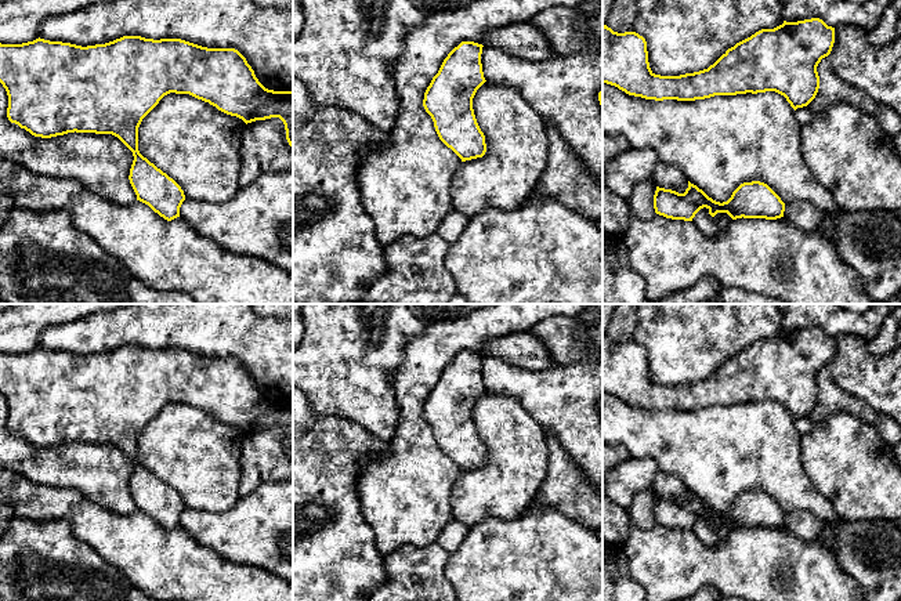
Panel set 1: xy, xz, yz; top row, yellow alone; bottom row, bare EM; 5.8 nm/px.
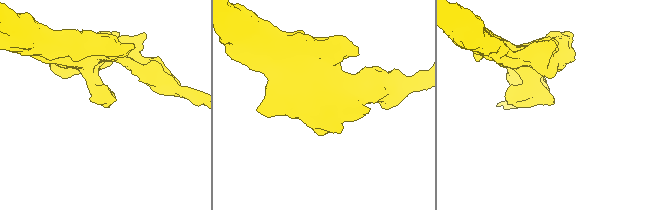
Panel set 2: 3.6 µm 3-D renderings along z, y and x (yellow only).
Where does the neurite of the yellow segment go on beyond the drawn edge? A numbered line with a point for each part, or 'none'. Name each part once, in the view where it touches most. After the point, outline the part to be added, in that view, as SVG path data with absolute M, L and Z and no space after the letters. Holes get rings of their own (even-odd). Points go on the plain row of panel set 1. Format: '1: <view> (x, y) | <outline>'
none

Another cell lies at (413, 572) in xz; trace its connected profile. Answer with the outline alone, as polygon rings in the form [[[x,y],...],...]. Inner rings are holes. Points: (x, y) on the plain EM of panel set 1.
[[[437,542],[397,548],[384,557],[387,580],[373,589],[368,601],[457,601],[445,576],[449,555]]]

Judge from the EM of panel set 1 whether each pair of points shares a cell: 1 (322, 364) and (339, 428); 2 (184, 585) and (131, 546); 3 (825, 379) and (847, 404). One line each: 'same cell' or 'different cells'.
1: different cells
2: same cell
3: same cell

